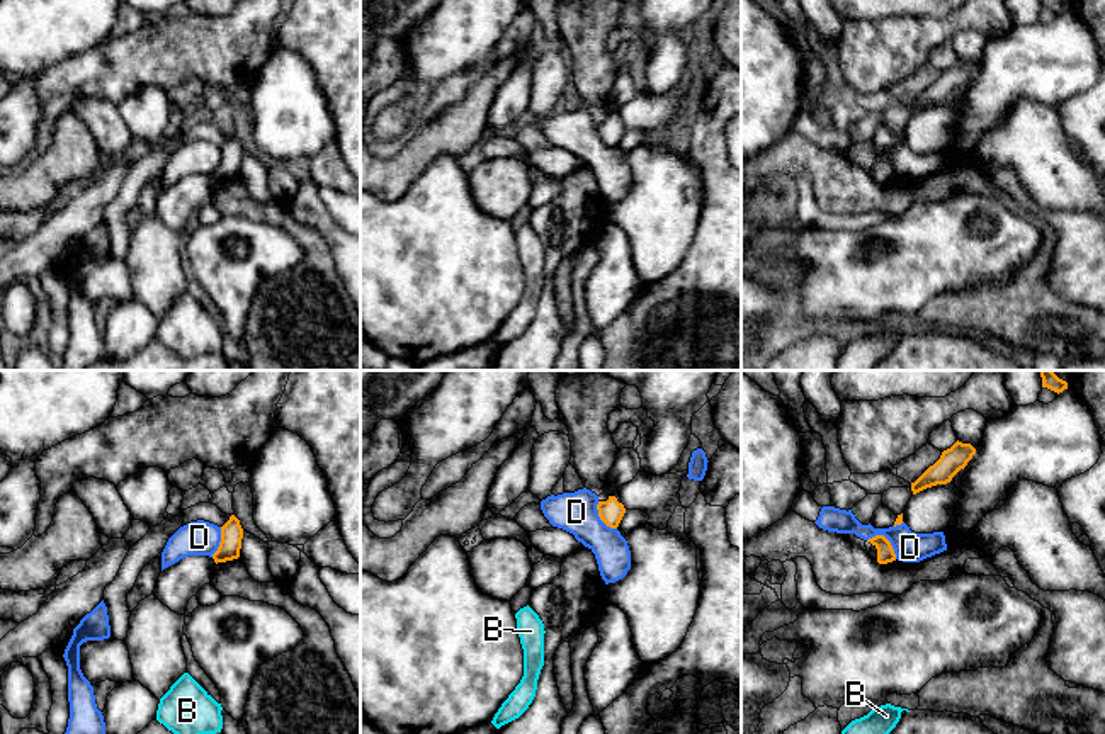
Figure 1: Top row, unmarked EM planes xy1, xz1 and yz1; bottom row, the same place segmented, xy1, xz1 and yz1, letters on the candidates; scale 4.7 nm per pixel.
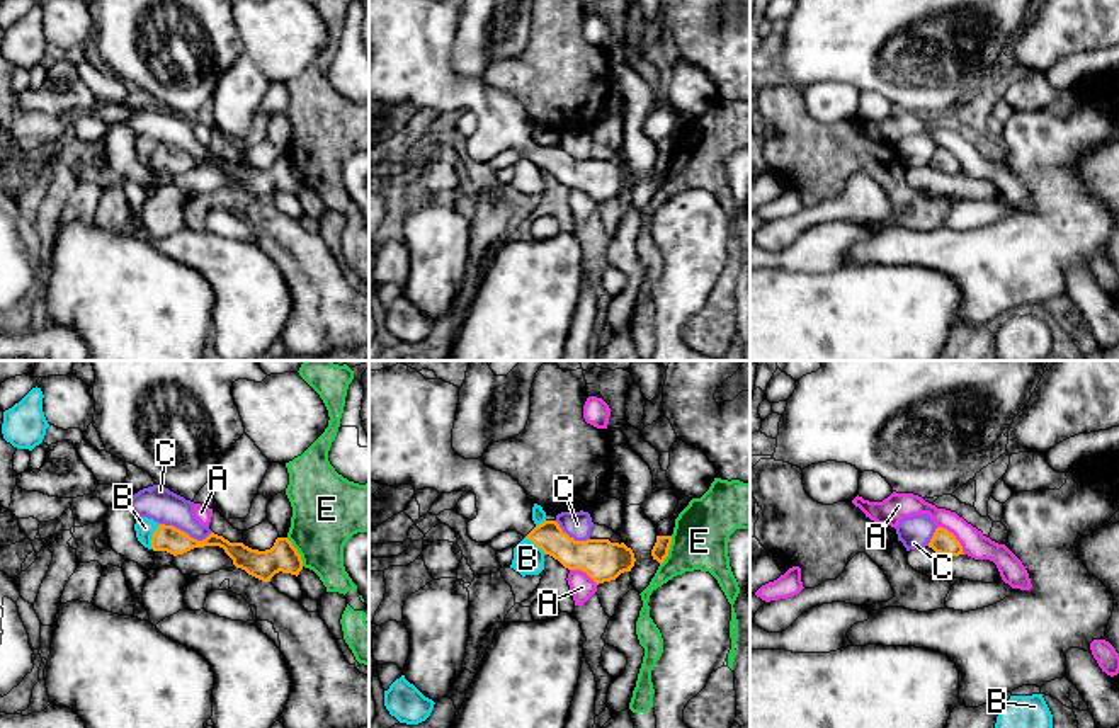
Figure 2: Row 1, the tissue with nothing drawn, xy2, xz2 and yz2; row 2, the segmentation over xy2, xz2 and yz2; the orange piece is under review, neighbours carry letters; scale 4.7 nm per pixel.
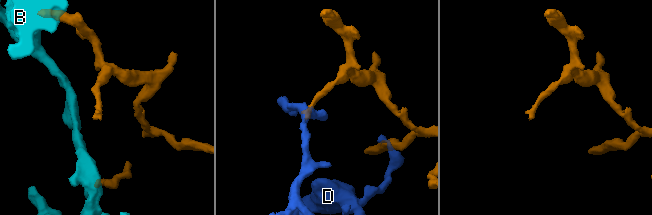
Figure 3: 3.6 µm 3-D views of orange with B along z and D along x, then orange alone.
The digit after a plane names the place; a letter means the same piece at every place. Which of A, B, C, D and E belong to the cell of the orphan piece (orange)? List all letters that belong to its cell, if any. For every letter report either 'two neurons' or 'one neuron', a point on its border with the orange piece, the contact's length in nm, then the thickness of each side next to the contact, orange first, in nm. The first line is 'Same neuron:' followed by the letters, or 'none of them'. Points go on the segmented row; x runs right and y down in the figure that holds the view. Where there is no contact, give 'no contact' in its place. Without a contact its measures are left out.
Same neuron: none of them
A: two neurons; contact yz2 (954, 536); length 190 nm; calibres 120 and 120 nm
B: two neurons; contact xy2 (152, 536); length 130 nm; calibres 130 and 90 nm
C: two neurons; contact xy2 (186, 533); length 260 nm; calibres 130 and 160 nm
D: two neurons; contact yz1 (886, 539); length 170 nm; calibres 80 and 140 nm
E: two neurons; contact xz2 (667, 551); length 160 nm; calibres 80 and 260 nm

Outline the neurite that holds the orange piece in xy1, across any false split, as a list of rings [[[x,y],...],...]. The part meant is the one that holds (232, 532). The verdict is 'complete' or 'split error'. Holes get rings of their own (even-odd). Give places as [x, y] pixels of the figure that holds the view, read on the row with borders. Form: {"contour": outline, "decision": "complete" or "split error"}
{"contour": [[[231,515],[230,520],[221,527],[221,542],[218,550],[212,554],[214,562],[226,562],[240,557],[243,539],[243,528],[240,520]]], "decision": "complete"}

